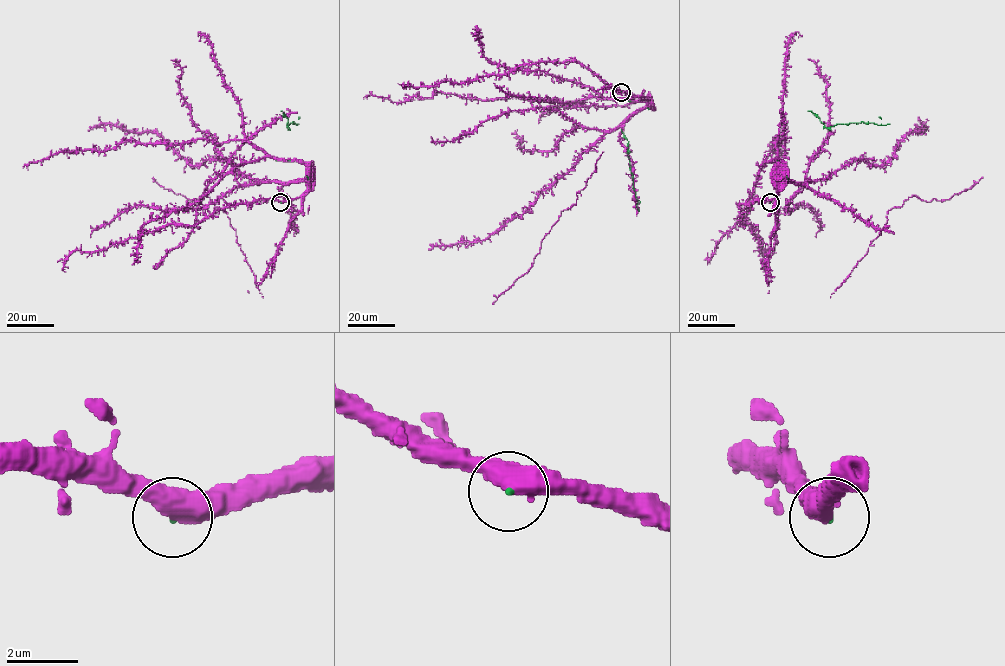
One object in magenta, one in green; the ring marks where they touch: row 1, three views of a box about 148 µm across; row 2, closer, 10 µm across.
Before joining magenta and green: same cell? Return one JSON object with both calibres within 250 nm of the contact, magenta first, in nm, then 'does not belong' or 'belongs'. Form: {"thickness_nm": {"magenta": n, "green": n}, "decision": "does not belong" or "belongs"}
{"thickness_nm": {"magenta": 420, "green": 100}, "decision": "belongs"}

